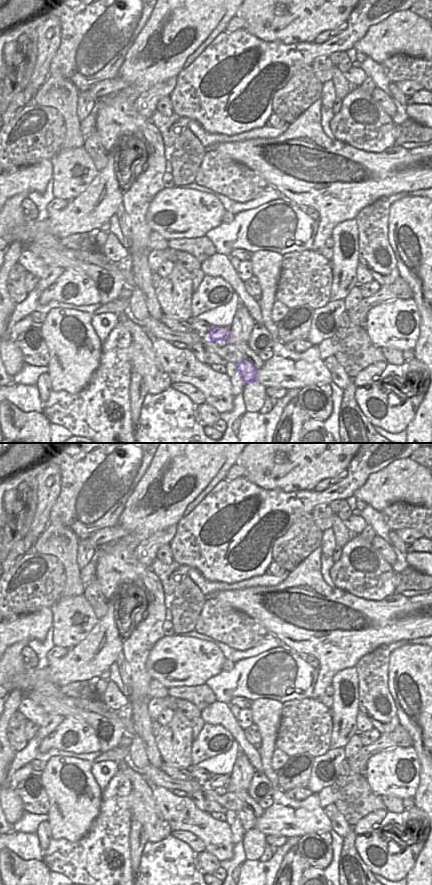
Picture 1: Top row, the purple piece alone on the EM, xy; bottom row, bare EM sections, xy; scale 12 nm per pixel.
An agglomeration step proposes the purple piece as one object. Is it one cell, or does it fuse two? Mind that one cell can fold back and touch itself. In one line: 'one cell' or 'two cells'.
two cells

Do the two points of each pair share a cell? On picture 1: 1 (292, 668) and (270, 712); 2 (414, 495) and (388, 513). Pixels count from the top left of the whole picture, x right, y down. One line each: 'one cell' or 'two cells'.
1: two cells
2: two cells

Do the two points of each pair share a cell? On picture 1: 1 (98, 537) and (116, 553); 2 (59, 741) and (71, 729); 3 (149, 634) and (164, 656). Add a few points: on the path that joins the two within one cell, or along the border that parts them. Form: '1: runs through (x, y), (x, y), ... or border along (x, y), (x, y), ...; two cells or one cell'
1: border along (112, 541), (101, 544), (97, 548); two cells
2: runs through (62, 737), (67, 730); one cell
3: border along (165, 636), (155, 643), (148, 655), (146, 664); two cells

